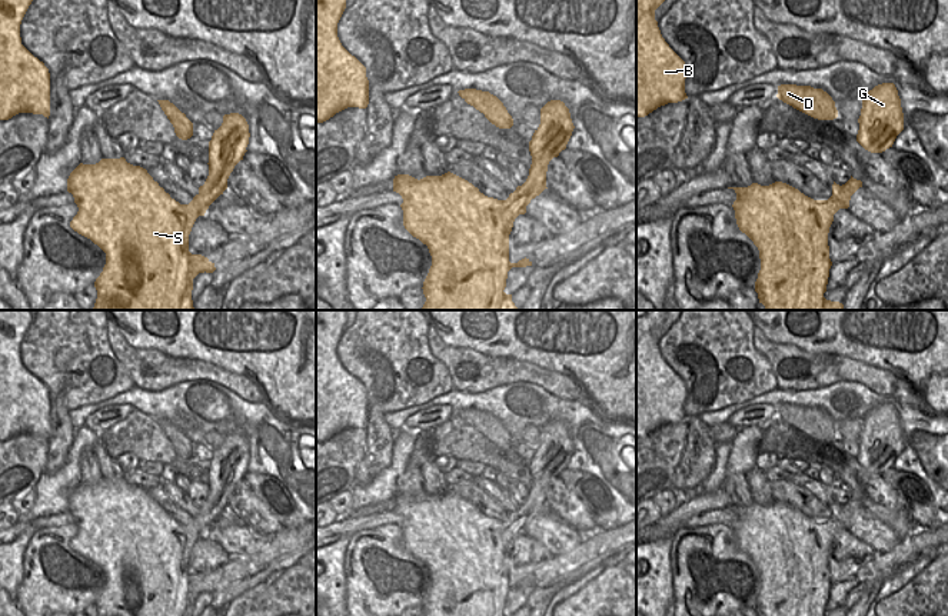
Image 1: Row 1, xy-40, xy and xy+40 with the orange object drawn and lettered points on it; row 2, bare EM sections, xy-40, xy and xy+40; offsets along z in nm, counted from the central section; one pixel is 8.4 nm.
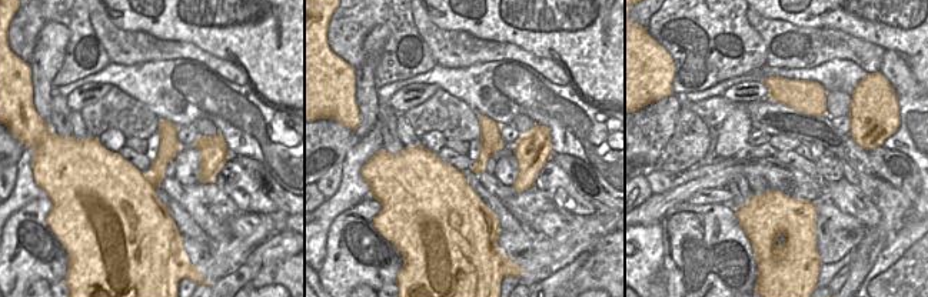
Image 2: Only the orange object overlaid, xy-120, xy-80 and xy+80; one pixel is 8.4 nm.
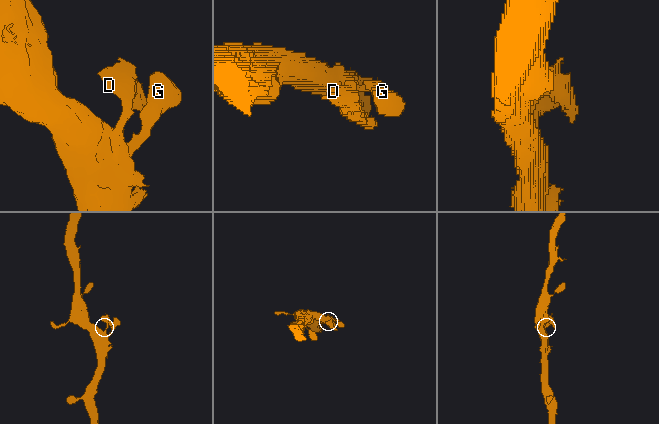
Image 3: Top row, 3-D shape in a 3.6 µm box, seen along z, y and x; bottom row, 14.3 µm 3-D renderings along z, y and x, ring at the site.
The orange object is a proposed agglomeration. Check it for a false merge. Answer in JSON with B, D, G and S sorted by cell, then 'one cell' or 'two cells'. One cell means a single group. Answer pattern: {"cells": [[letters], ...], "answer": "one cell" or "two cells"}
{"cells": [["B", "D", "G", "S"]], "answer": "one cell"}

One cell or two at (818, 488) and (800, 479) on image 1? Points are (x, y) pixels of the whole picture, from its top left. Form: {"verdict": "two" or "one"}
{"verdict": "one"}

